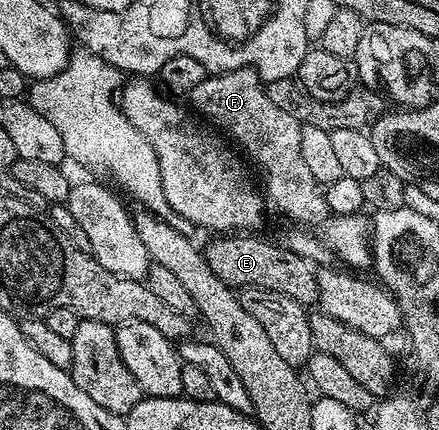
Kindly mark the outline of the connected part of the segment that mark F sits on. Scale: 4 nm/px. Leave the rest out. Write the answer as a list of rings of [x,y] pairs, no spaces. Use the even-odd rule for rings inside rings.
[[[254,68],[206,75],[195,90],[187,93],[187,100],[193,103],[199,115],[210,120],[210,125],[218,124],[213,126],[230,141],[238,140],[242,148],[240,151],[261,167],[265,175],[263,192],[272,207],[274,204],[287,219],[298,220],[301,226],[320,225],[330,215],[322,185],[317,183],[315,174],[311,174],[307,162],[303,162],[302,121],[287,114],[287,110],[279,110],[279,106],[271,102],[266,85]]]

